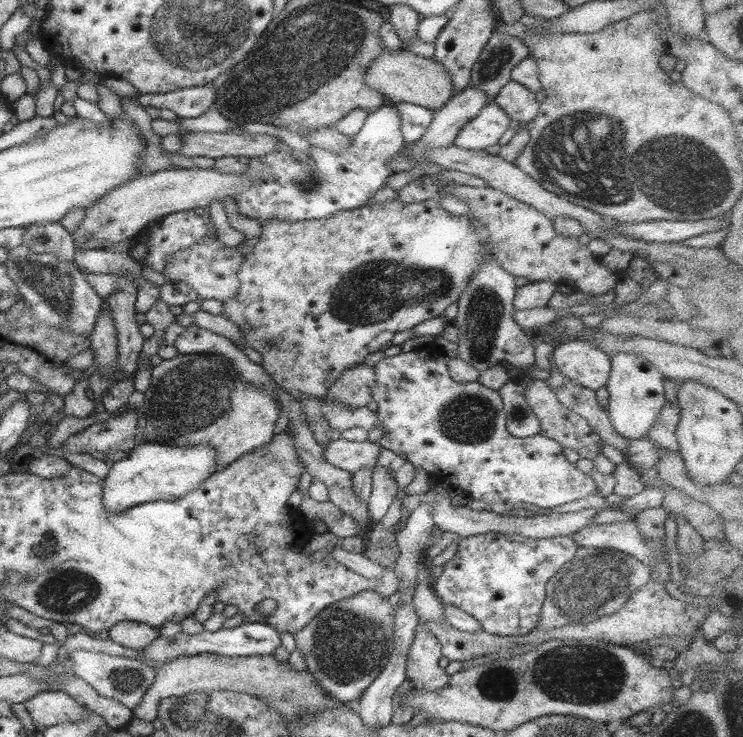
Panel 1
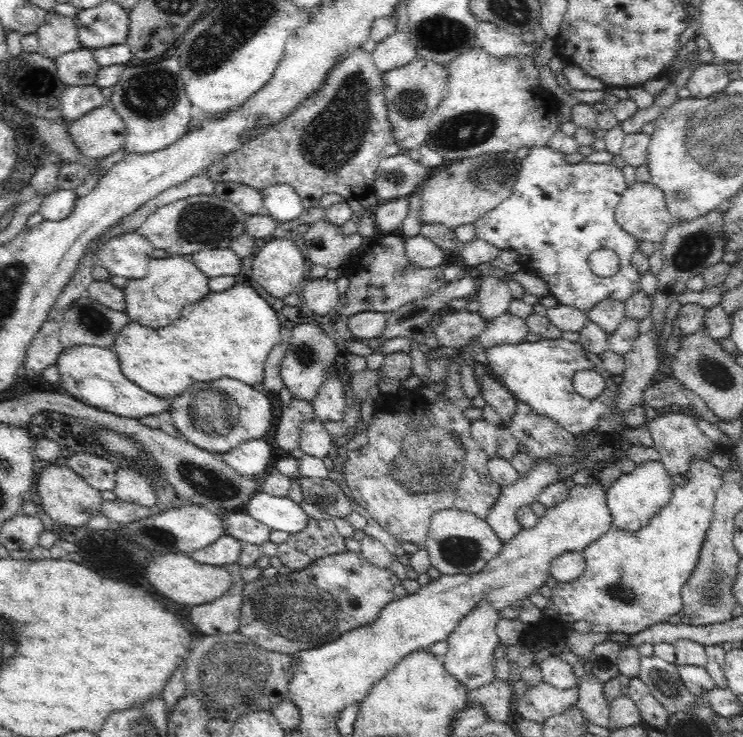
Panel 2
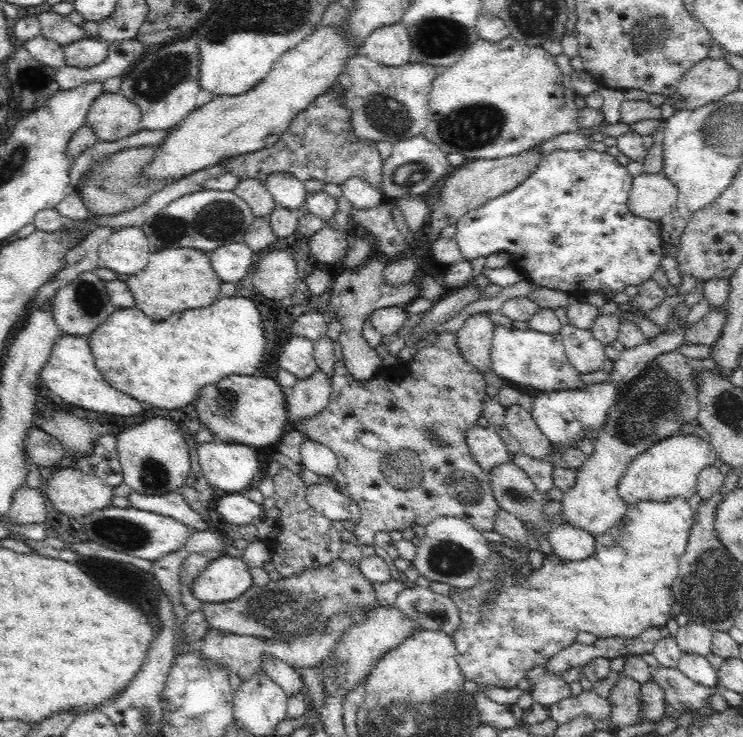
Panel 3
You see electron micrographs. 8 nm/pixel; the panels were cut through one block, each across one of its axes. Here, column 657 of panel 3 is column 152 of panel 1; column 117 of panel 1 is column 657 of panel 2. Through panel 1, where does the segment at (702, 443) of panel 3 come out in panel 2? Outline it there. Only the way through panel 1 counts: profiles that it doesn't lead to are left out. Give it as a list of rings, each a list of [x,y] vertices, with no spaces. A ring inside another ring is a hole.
[[[644,462],[636,469],[623,473],[605,492],[607,507],[612,516],[611,527],[626,533],[636,533],[645,528],[649,521],[662,510],[676,486],[672,476],[664,469],[662,462]]]

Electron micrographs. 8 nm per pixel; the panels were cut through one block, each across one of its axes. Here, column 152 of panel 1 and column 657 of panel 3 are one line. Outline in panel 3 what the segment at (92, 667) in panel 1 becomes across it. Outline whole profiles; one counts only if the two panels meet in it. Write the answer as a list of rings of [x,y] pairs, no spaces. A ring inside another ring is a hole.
[[[658,667],[652,672],[650,681],[656,681],[656,685],[662,689],[663,704],[676,709],[707,708],[706,700],[714,694],[714,687],[690,680],[678,668]]]

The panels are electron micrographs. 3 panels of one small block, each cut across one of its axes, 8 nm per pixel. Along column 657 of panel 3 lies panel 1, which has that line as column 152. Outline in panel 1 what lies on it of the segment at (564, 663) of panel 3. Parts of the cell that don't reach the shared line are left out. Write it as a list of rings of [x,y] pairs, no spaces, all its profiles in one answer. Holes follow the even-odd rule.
[[[124,621],[115,624],[108,631],[108,636],[124,648],[144,650],[146,646],[150,646],[156,638],[160,637],[160,631],[141,622]]]

